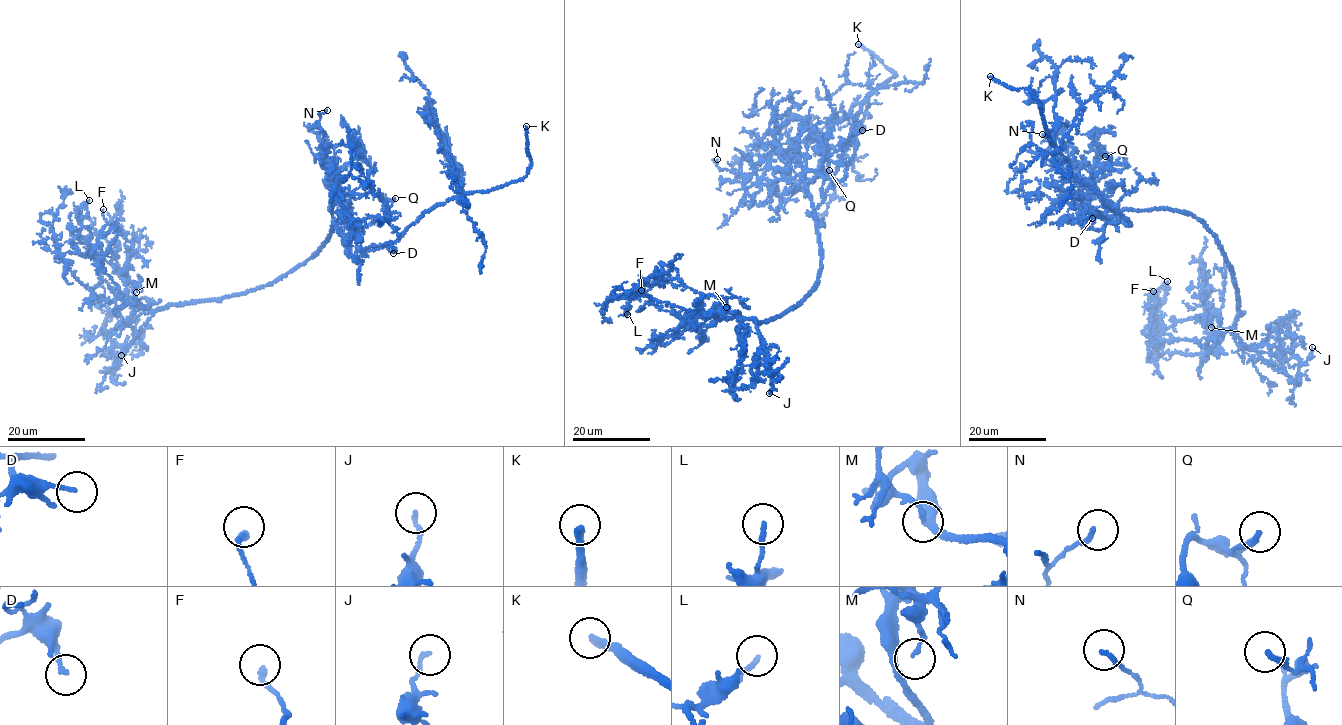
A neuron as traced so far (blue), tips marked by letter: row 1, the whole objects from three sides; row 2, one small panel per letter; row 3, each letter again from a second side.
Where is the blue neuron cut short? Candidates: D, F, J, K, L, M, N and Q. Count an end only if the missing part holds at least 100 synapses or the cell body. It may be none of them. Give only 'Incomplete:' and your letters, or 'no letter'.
Incomplete: K

